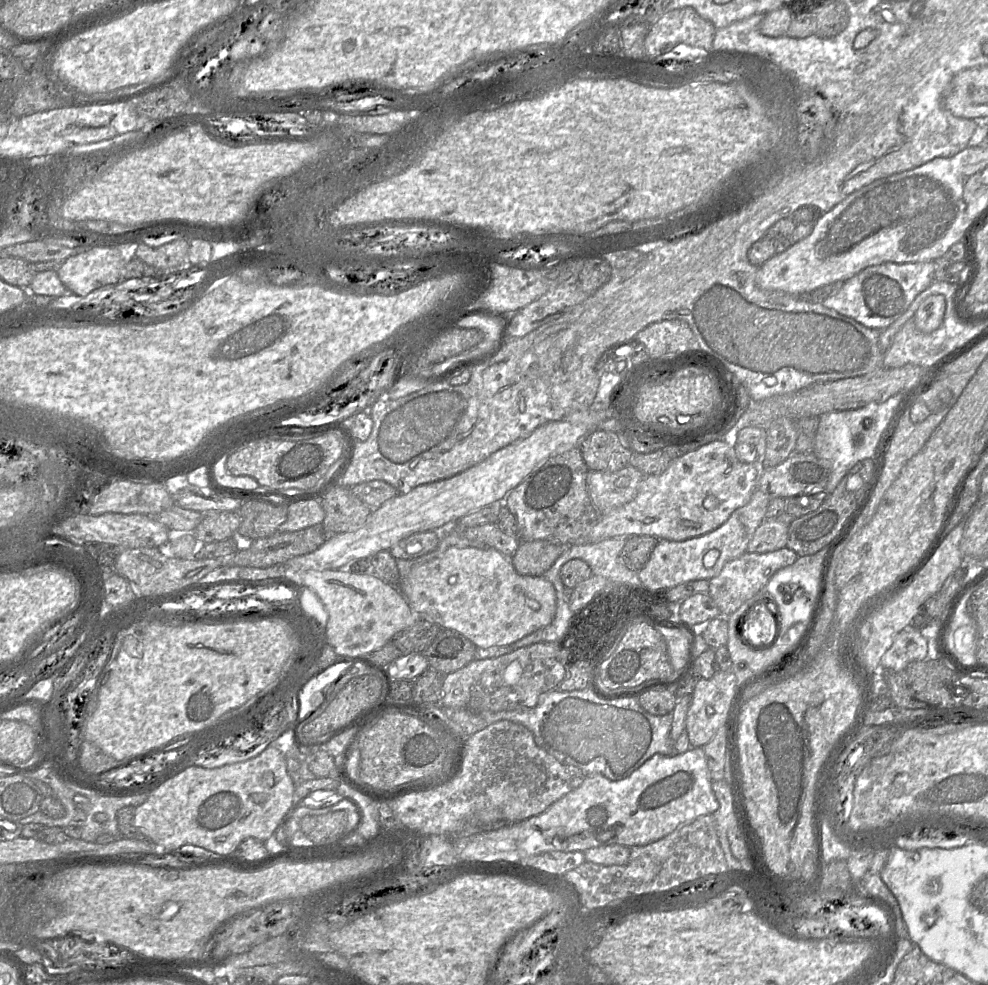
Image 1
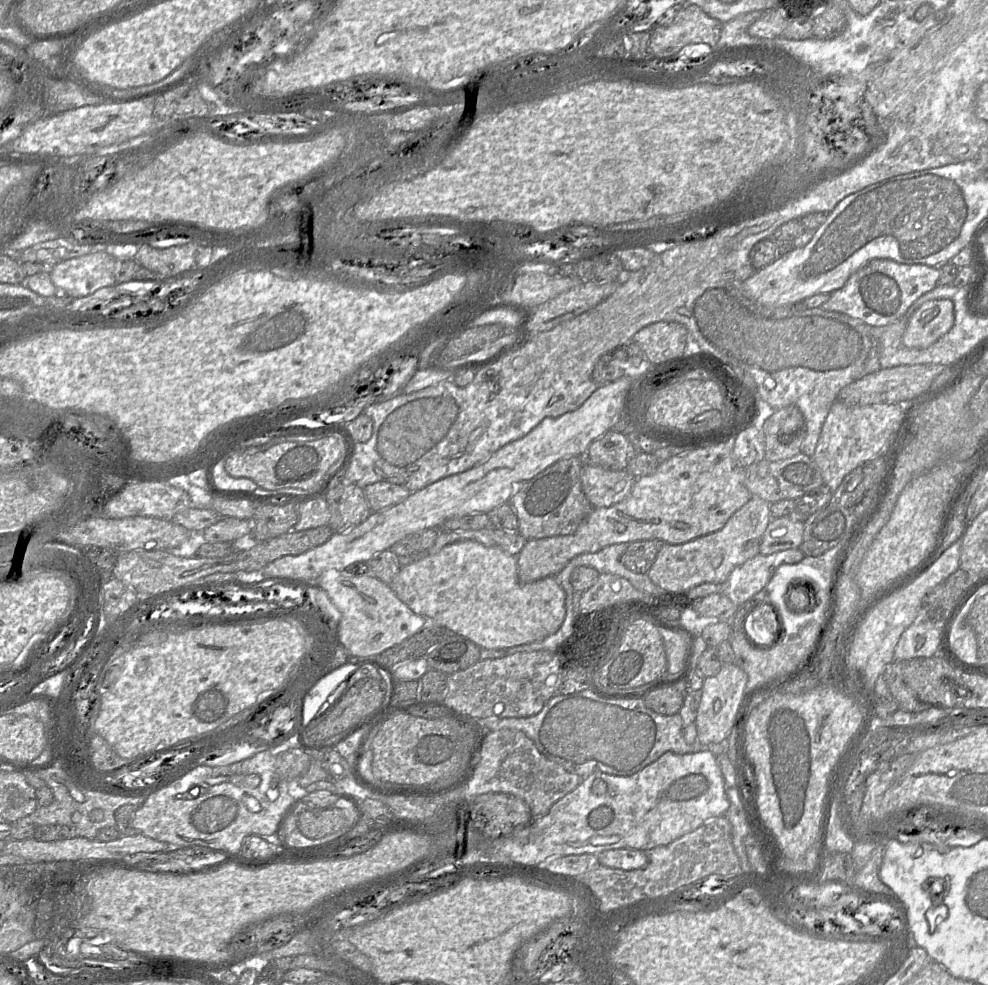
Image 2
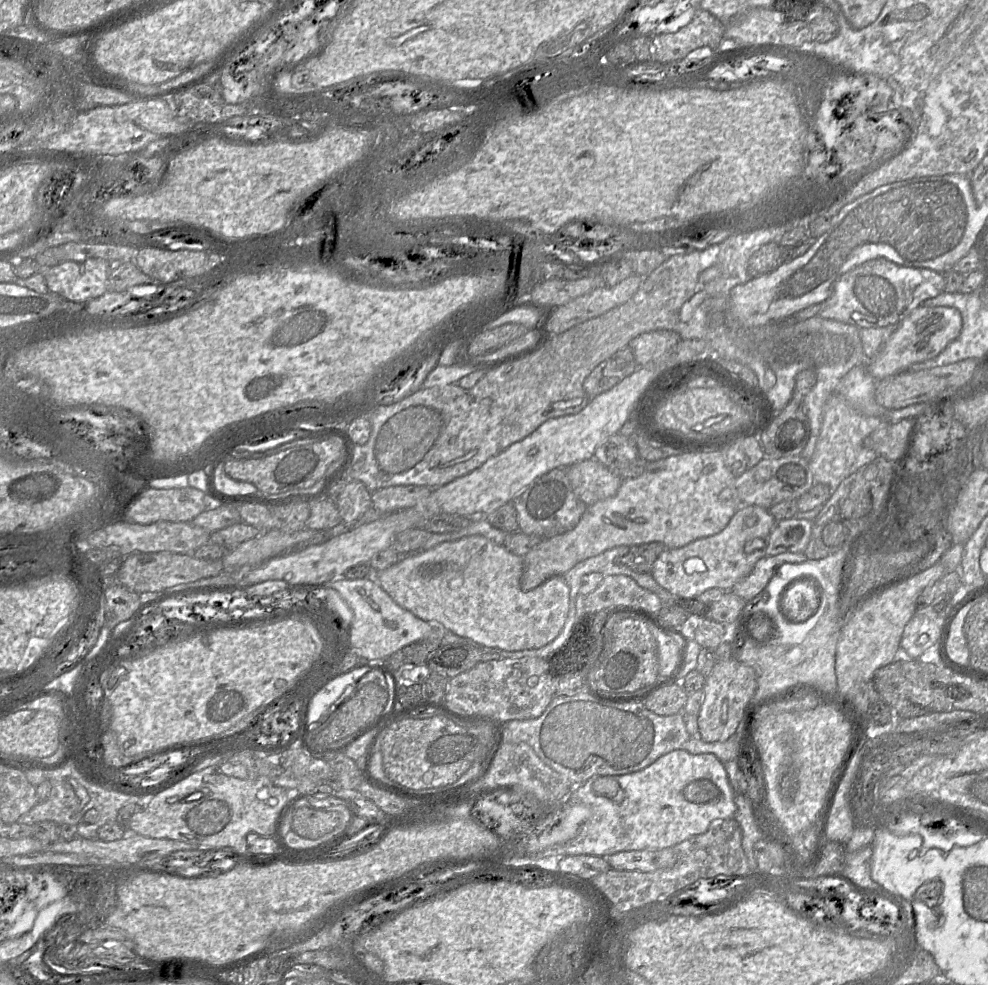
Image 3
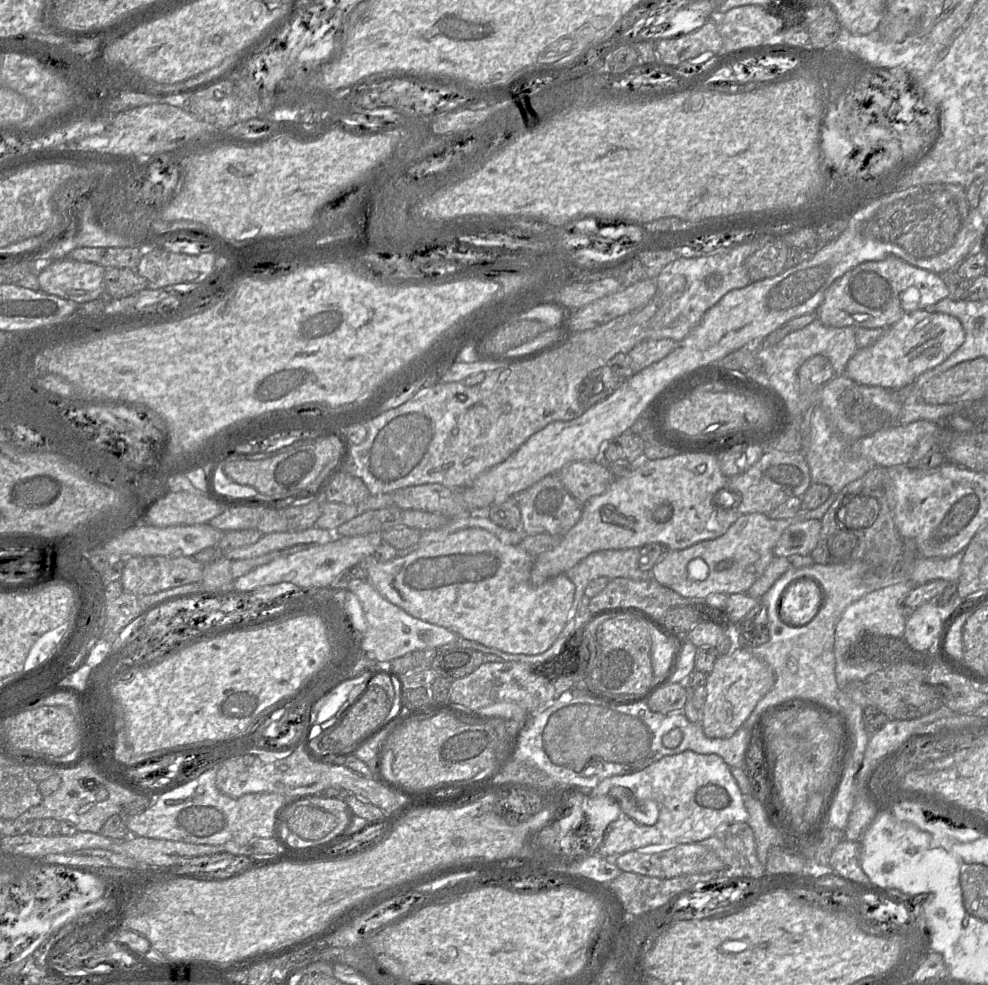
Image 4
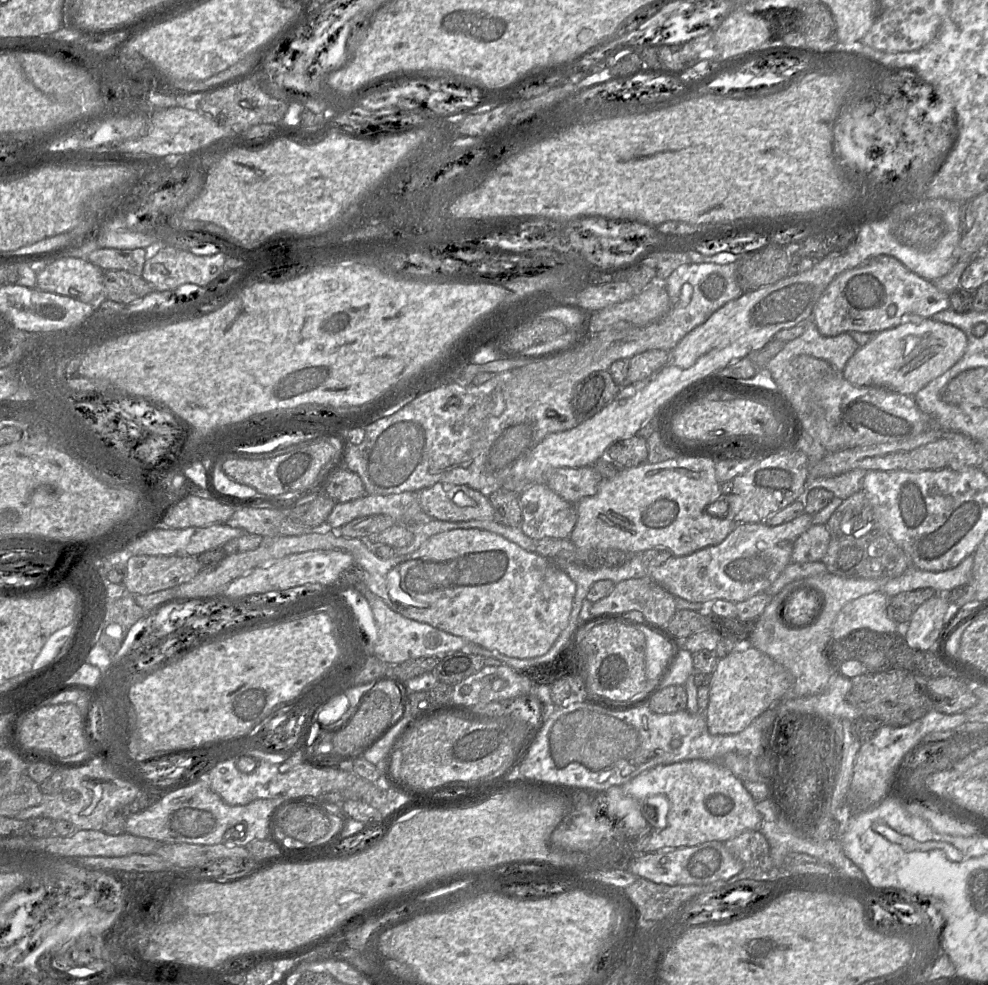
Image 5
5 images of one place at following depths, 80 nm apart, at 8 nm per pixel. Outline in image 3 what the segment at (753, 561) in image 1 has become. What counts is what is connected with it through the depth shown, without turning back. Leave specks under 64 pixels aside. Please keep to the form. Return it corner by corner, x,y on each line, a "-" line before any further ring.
781,553
776,556
765,556
755,564
749,575
734,585
731,591
748,602
766,588
783,564
799,564
806,560
808,559
804,553

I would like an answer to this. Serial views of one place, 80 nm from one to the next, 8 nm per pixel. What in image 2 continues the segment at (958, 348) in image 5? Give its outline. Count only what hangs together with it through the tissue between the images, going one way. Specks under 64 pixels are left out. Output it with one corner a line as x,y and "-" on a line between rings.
951,300
927,301
908,318
902,343
908,348
928,348
953,325
954,305

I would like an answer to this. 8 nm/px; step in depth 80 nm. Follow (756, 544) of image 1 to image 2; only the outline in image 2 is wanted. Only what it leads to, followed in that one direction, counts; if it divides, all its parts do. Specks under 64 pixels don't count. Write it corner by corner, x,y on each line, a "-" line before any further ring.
788,517
773,518
768,524
760,544
760,554
770,555
787,549
799,548
803,541
804,522

